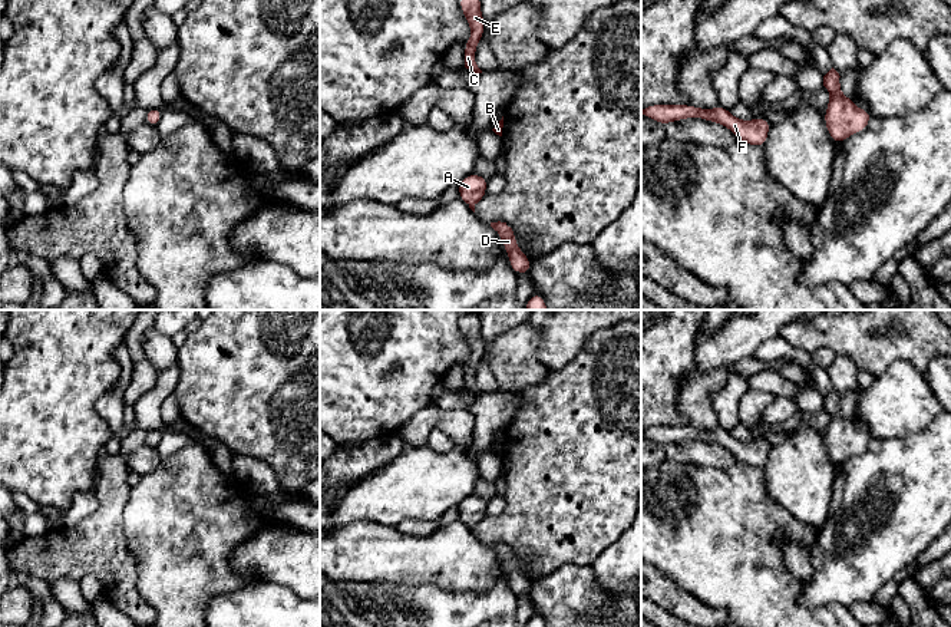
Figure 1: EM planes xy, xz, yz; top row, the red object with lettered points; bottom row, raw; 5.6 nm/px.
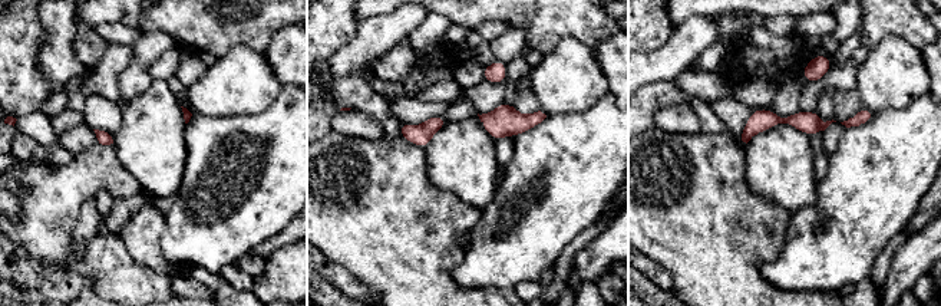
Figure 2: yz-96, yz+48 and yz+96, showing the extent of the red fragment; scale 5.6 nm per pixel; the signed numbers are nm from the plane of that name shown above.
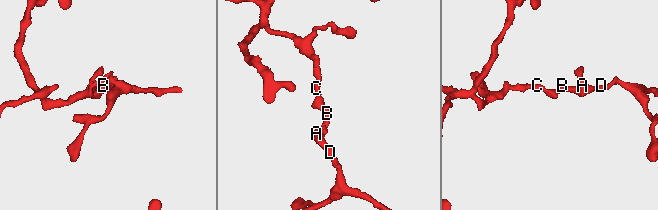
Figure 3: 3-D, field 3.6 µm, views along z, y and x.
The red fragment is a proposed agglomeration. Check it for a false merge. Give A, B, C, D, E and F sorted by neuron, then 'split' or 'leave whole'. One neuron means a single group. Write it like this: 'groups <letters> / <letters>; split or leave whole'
groups A B C D E F; leave whole

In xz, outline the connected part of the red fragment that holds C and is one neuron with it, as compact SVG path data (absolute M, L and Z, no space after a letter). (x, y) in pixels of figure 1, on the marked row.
M459 0L459 6L472 30L469 40L463 44L465 67L475 73L482 73L482 70L478 67L475 62L478 43L485 33L483 14L481 11L481 0Z

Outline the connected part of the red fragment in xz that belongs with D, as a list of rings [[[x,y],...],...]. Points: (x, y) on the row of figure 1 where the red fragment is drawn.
[[[491,222],[491,227],[498,232],[502,238],[502,244],[505,251],[509,255],[509,265],[516,274],[528,274],[531,271],[531,260],[521,251],[515,240],[514,228],[506,222]]]

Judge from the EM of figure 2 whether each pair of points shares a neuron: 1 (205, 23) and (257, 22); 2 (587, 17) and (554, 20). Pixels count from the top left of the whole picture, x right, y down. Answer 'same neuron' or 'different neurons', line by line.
1: same neuron
2: same neuron

